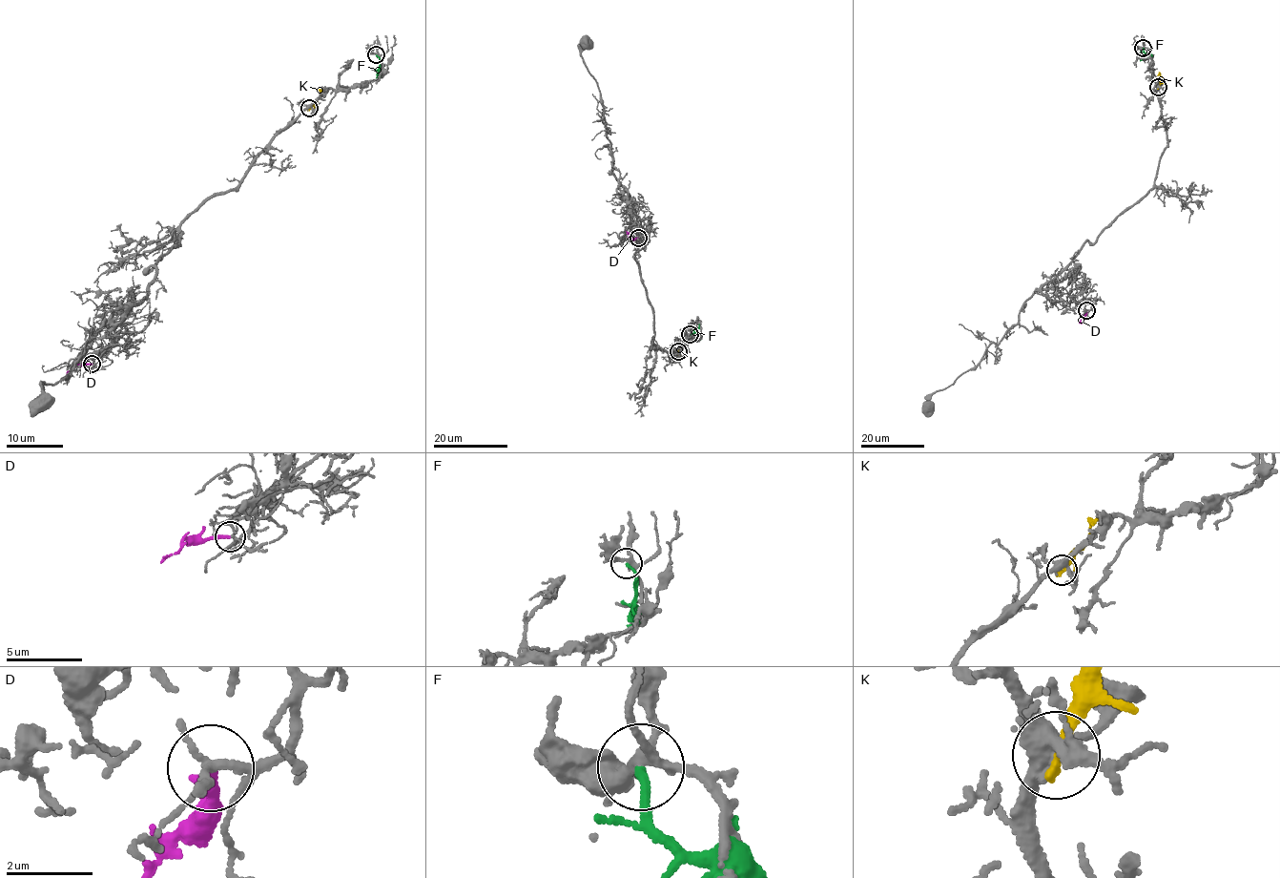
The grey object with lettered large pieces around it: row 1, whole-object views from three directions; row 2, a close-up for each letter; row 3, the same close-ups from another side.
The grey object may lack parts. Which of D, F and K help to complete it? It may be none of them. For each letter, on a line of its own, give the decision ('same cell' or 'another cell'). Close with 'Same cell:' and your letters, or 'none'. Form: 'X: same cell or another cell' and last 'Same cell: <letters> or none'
D: same cell
F: another cell
K: another cell
Same cell: D

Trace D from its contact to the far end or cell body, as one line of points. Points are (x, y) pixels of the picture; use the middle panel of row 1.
D: (638, 238), (629, 238), (627, 234)

